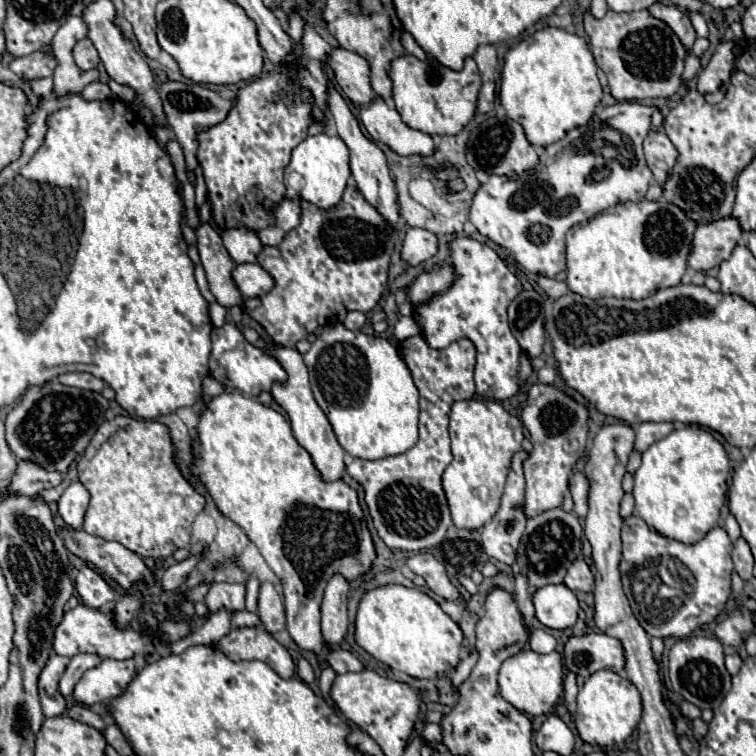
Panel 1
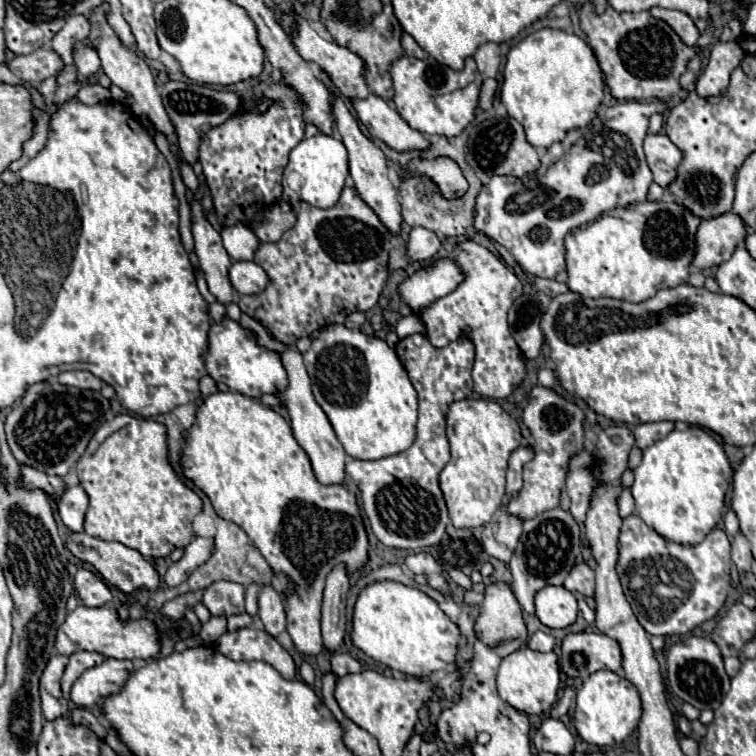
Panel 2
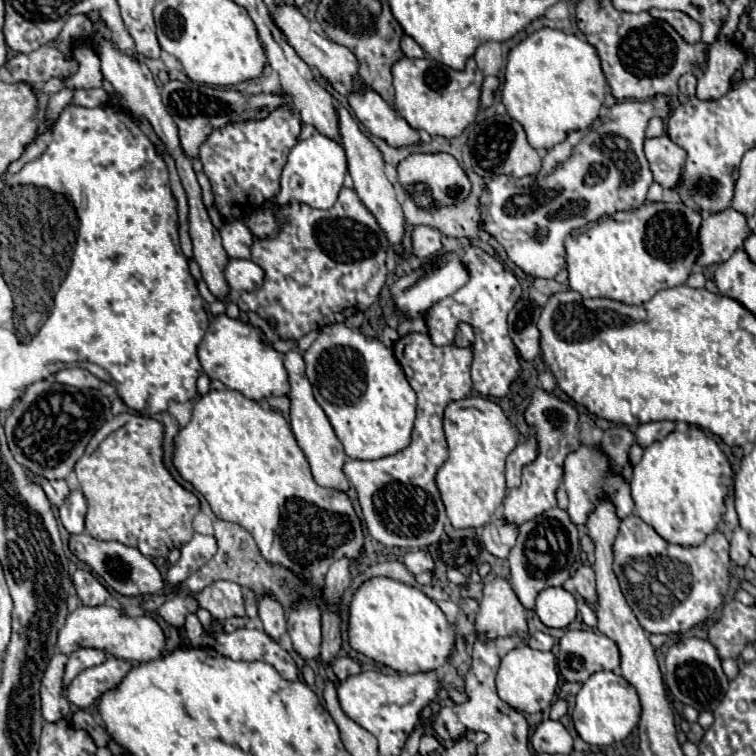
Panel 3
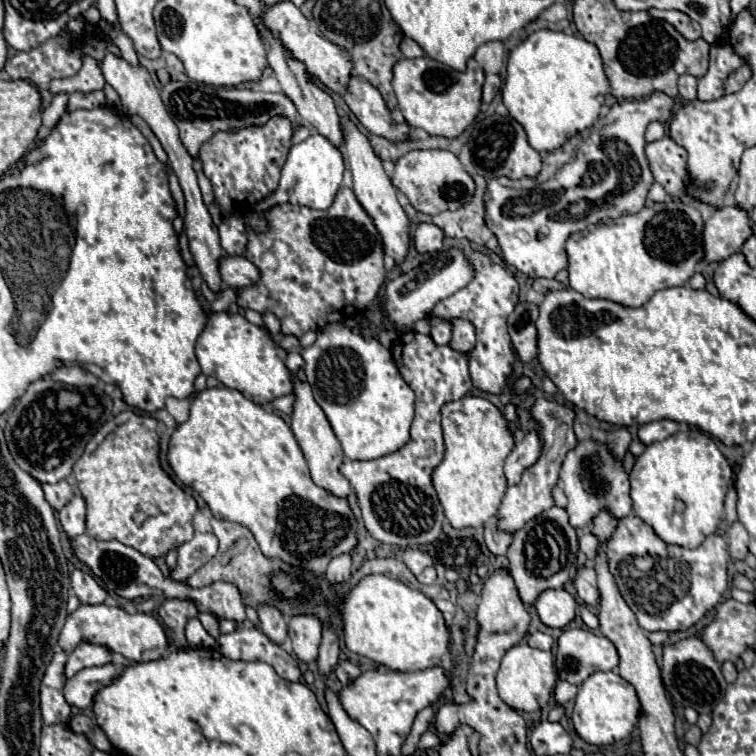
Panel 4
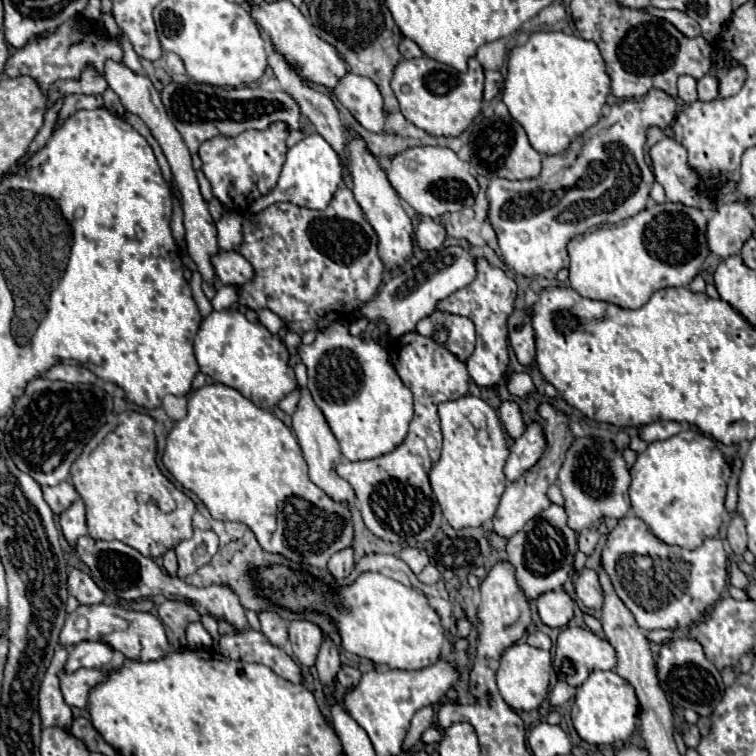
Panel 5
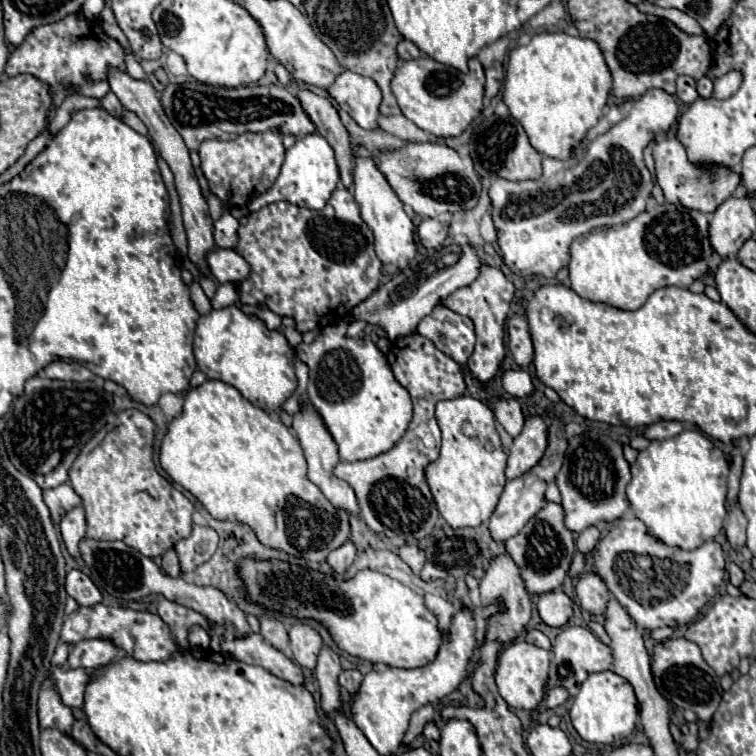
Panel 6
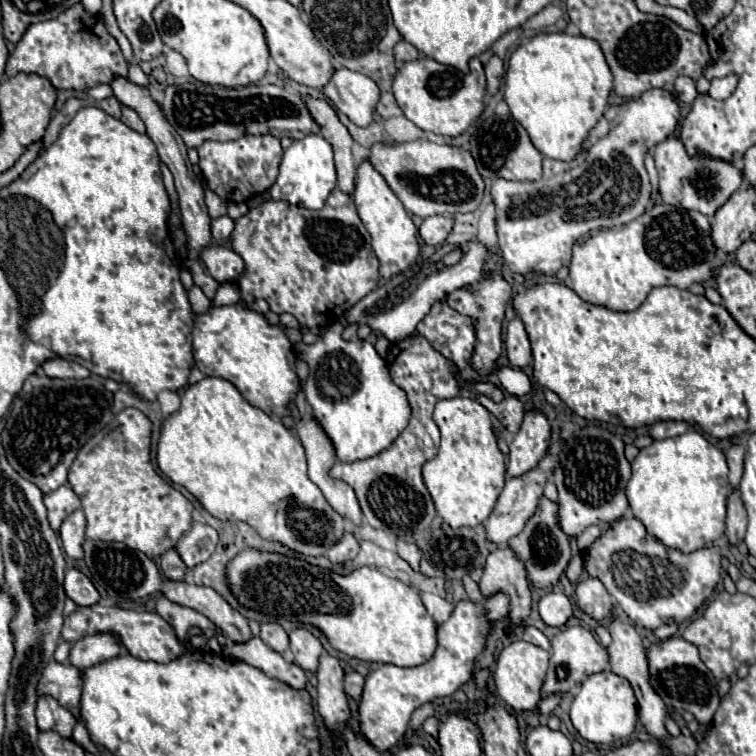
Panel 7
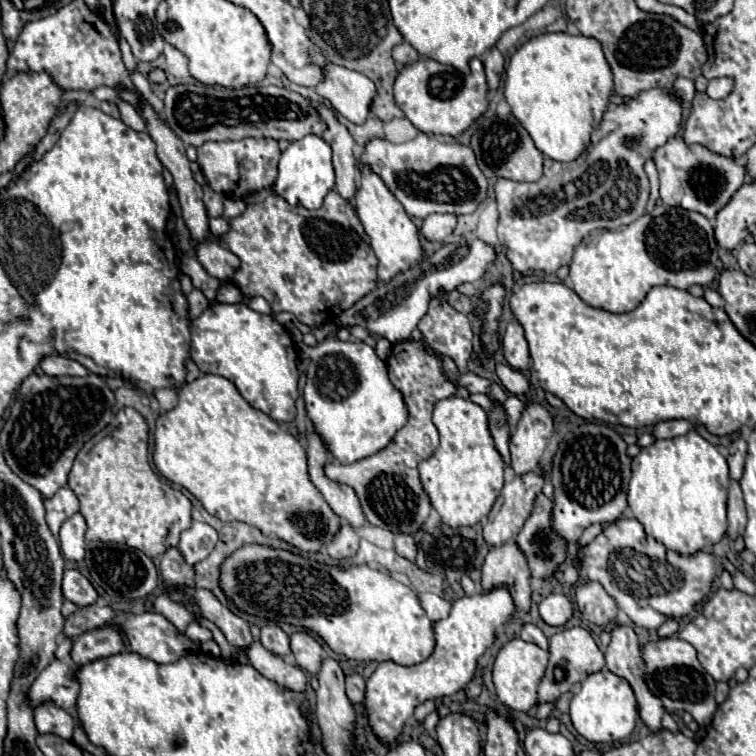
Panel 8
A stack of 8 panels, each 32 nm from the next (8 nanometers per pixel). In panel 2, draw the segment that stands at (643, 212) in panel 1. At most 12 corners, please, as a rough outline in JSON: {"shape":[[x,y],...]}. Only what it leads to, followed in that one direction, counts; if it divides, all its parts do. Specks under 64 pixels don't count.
{"shape":[[616,208],[568,232],[568,288],[644,302],[688,278],[698,216]]}

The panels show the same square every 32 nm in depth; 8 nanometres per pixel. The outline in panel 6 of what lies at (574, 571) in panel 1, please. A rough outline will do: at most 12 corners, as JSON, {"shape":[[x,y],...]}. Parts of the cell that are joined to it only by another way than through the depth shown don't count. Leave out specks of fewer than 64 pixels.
{"shape":[[596,574],[576,580],[582,610],[604,616],[610,592]]}

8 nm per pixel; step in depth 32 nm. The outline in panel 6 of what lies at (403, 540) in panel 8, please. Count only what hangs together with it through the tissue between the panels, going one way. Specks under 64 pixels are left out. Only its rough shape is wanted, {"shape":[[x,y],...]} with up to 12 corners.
{"shape":[[404,544],[398,556],[420,572],[424,566],[424,552],[418,546]]}

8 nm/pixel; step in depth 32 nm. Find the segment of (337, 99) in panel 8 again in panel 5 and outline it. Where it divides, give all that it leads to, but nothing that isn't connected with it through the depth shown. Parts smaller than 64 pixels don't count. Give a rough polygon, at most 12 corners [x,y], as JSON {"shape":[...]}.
{"shape":[[346,72],[332,94],[362,128],[384,132],[382,94]]}

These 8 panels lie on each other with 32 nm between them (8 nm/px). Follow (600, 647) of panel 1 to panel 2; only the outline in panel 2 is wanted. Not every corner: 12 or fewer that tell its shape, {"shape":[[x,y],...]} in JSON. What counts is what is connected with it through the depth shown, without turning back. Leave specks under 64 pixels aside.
{"shape":[[570,632],[560,670],[588,678],[622,672],[616,640],[600,632]]}

